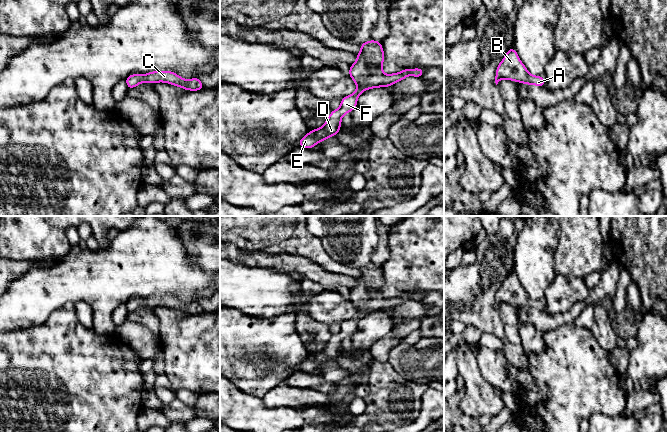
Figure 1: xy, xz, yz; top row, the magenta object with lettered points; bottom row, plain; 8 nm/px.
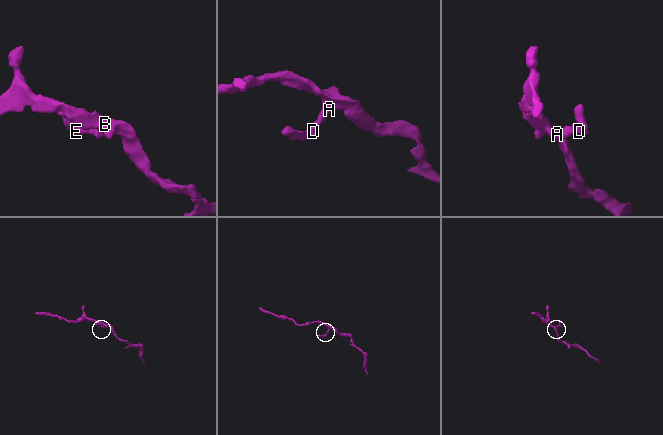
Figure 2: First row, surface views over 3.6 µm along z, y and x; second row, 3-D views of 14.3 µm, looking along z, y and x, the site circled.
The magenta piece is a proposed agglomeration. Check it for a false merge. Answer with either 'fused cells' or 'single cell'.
single cell

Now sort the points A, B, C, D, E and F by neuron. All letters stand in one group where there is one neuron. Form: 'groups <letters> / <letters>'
groups A B C D E F

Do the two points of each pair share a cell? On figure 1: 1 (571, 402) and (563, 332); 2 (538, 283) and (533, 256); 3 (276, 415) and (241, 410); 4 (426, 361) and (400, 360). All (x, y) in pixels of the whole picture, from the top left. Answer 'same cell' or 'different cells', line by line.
1: same cell
2: same cell
3: same cell
4: same cell

